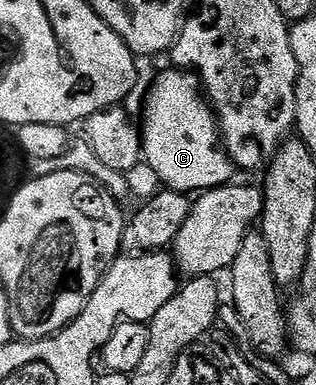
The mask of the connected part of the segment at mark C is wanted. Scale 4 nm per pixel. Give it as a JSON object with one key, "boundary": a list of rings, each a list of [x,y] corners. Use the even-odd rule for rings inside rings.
{"boundary":[[[169,68],[166,74],[154,77],[145,95],[141,120],[143,161],[153,169],[164,189],[193,196],[232,183],[236,167],[223,147],[217,115],[203,97],[198,79],[192,73]]]}

